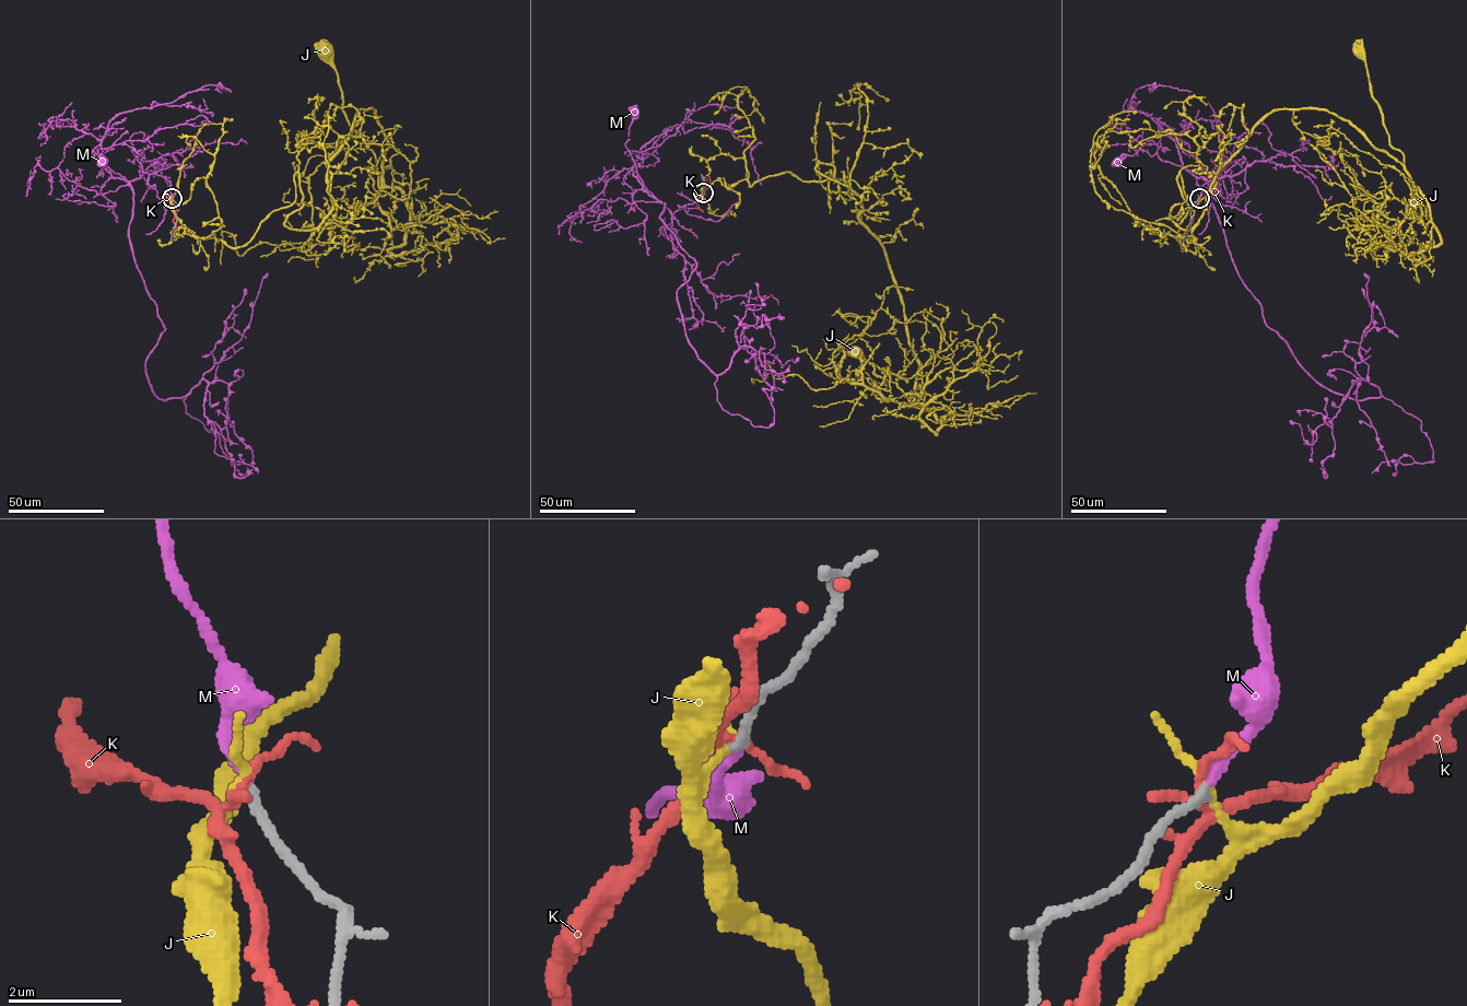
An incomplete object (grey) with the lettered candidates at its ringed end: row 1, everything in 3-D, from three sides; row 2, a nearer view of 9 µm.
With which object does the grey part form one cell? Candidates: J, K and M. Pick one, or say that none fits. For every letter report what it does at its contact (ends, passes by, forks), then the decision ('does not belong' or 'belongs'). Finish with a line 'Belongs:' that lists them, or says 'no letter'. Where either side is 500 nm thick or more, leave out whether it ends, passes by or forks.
J: it passes by | does not belong
K: it forks | does not belong
M: it ends | belongs
Belongs: M

